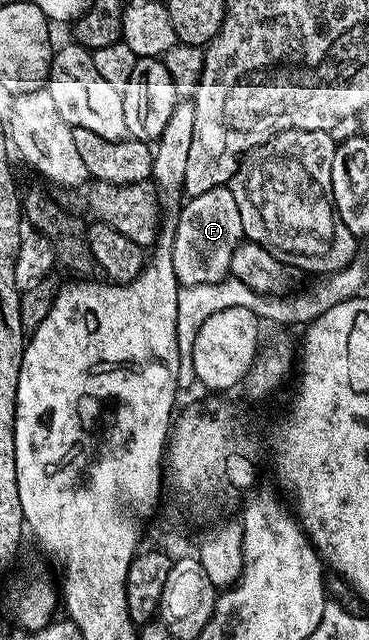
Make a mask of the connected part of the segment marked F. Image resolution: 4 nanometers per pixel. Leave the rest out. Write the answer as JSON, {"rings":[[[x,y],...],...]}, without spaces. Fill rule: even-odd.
{"rings":[[[223,185],[185,201],[187,203],[183,205],[178,224],[174,227],[174,244],[170,247],[173,278],[178,278],[182,287],[197,283],[219,283],[230,275],[232,253],[244,239],[236,197],[230,192],[229,186]]]}

